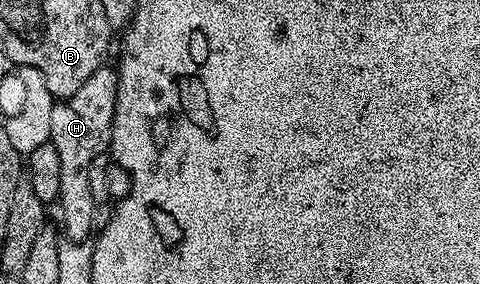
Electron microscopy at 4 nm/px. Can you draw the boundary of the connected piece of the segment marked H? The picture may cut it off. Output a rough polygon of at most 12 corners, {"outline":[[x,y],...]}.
{"outline":[[104,64],[56,101],[68,239],[84,243],[97,203],[89,168],[111,145],[118,73]]}

